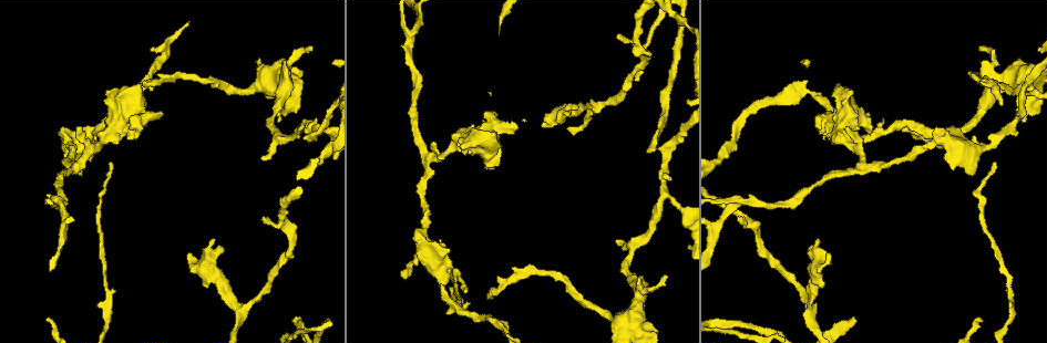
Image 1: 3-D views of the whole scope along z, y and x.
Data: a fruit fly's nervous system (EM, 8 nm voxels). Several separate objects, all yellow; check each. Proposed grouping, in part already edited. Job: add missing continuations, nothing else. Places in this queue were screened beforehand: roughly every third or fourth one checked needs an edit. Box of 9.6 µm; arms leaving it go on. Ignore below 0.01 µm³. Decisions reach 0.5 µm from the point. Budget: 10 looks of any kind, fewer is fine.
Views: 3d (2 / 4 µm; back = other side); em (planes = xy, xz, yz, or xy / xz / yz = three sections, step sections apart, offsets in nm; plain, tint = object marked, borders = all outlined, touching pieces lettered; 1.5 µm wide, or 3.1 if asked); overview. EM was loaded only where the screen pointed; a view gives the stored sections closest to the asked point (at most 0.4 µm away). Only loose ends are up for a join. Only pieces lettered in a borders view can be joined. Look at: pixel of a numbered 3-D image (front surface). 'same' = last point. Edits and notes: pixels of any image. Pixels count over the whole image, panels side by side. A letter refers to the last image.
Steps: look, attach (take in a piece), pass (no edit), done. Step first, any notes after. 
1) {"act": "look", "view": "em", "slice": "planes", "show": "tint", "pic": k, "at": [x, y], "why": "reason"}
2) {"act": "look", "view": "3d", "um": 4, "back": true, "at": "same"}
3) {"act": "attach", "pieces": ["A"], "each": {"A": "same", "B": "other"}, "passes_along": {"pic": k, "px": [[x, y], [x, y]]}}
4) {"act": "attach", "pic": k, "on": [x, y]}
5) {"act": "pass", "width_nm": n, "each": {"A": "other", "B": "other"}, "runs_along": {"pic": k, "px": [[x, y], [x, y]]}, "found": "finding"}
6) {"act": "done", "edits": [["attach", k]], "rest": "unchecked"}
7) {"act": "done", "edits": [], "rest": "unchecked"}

{"act": "look", "view": "em", "slice": "planes", "show": "borders", "pic": 1, "at": [464, 291], "why": "branch stops here"}

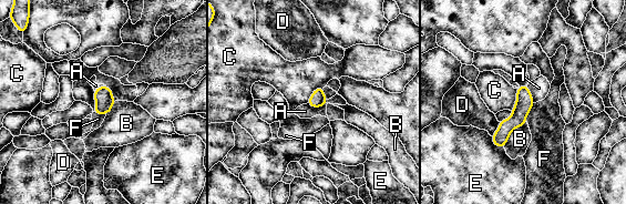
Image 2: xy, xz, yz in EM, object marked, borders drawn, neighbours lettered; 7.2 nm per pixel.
{"act": "pass", "longest_contact_nm": ["B", 260], "each": {"A": "other", "B": "other", "C": "other", "D": "other", "E": "other", "F": "other"}, "border": {"pic": 2, "px": [[517, 89], [515, 104], [510, 110]]}, "found": "none of them fits"}

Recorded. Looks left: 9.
{"act": "look", "view": "3d", "um": 2, "pic": 1, "at": [981, 49], "why": "tapers out"}

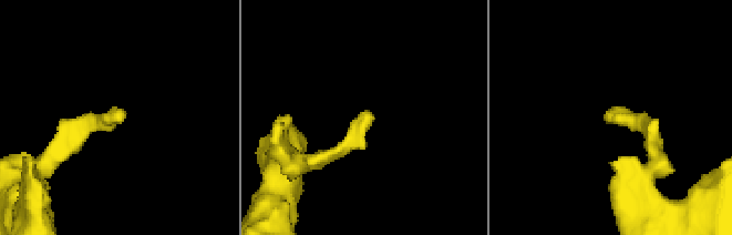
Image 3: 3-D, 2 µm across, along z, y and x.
{"act": "look", "view": "em", "slice": "xy", "step": 8, "show": "borders", "pic": 3, "at": [119, 123], "why": "now the EM"}

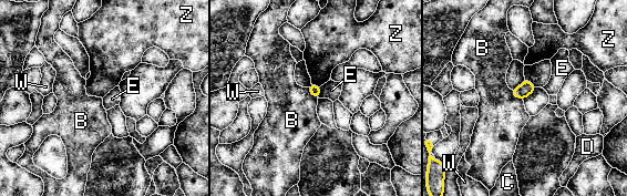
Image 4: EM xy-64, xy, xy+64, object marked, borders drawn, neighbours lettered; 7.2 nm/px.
{"act": "pass", "each": {"B": "other", "C": "other", "D": "other", "E": "other", "W": "other", "Z": "other"}, "border": {"pic": 4, "px": [[511, 90], [515, 96], [522, 100]]}, "found": "no lettered piece goes on from it"}

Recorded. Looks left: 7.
{"act": "look", "view": "3d", "um": 4, "pic": 1, "at": [292, 321], "why": "tapers out"}

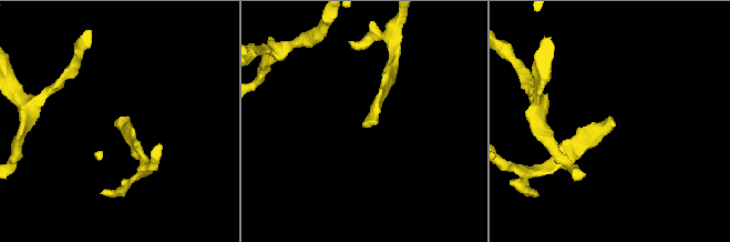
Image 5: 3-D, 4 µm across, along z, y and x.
{"act": "look", "view": "em", "slice": "yz", "step": 4, "show": "borders", "pic": 5, "at": [363, 125], "why": "need the tissue"}

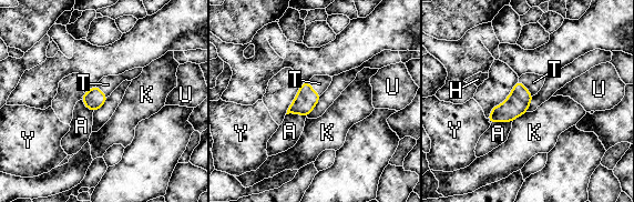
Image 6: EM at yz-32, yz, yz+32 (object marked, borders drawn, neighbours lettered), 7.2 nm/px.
{"act": "attach", "pieces": ["T"], "width_nm": 150, "each": {"A": "other", "H": "other", "K": "other", "T": "same", "U": "other", "Y": "other"}, "passes_along": {"pic": 6, "px": [[517, 103], [525, 88], [533, 82]]}, "found": "it goes on there"}

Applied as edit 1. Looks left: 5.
{"act": "look", "view": "em", "slice": "planes", "show": "borders", "pic": 1, "at": [486, 114], "why": "thick end"}

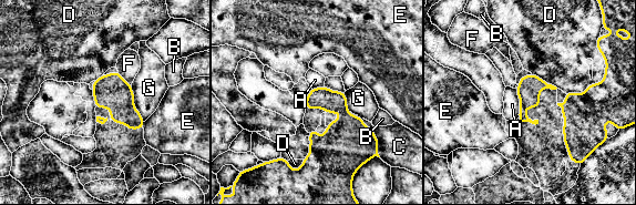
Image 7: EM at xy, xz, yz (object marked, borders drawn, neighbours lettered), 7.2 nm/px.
{"act": "pass", "each": {"A": "other", "B": "other", "C": "other", "D": "other", "E": "other", "F": "other", "G": "other"}, "border": {"pic": 7, "px": [[515, 89], [520, 102], [519, 118]]}, "found": "none of them fits"}

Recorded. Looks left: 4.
{"act": "done", "edits": [["attach", 6]], "rest": "unchecked"}

